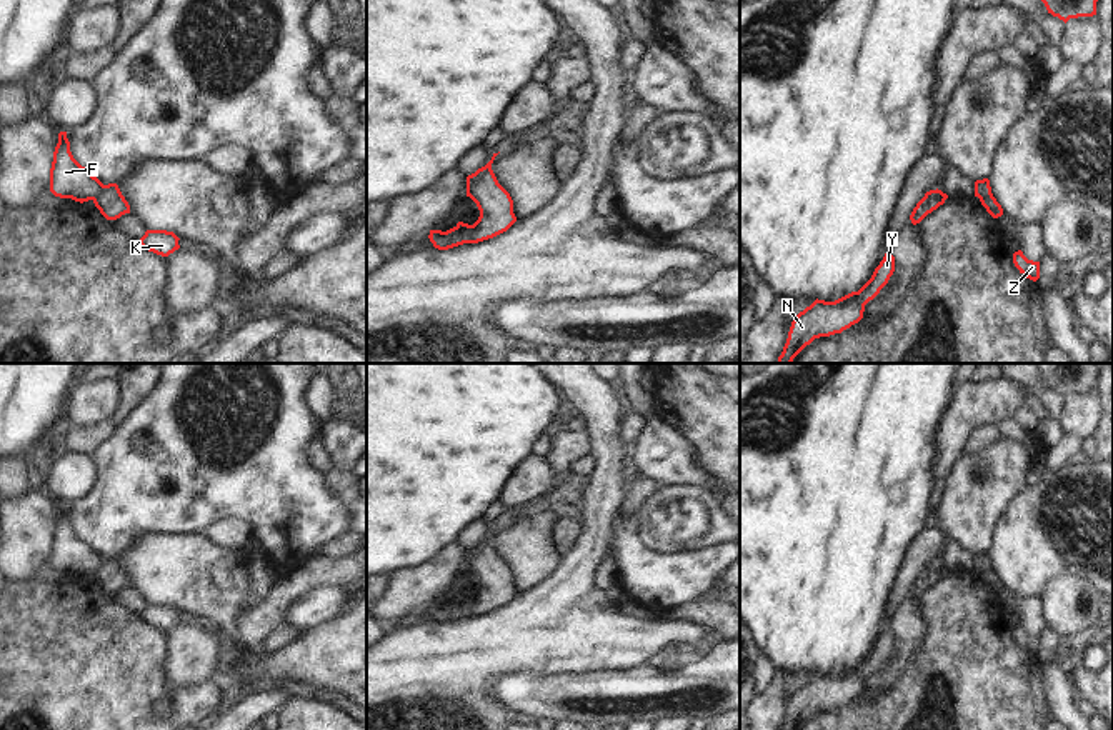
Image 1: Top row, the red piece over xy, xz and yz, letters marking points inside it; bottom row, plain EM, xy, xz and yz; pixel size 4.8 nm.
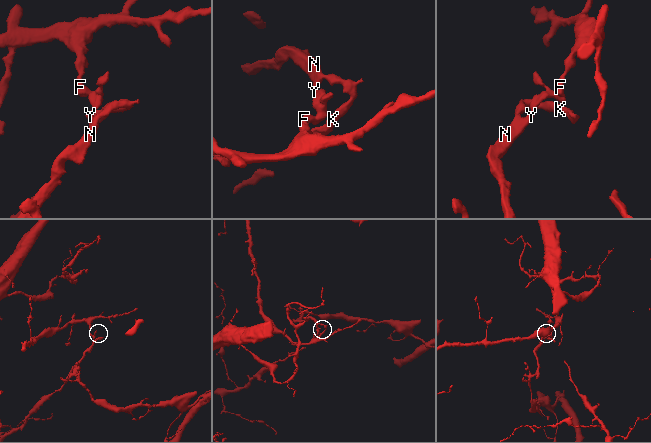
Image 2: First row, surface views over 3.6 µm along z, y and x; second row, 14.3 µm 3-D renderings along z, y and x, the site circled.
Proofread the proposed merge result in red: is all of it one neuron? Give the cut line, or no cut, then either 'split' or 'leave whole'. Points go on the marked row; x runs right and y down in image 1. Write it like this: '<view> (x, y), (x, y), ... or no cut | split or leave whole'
xz (472, 225), (467, 242) | split

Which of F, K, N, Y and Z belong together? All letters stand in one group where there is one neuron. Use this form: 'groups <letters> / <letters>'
groups F / K N Y Z

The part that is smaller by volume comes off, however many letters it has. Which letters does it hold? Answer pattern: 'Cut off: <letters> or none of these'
Cut off: K, N, Y, Z

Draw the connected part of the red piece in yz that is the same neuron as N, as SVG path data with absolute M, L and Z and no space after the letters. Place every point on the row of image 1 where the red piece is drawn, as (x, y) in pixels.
M886 252L871 278L858 290L835 302L815 300L791 322L778 363L793 358L815 338L841 333L863 318L865 305L888 283L895 272L895 257Z

